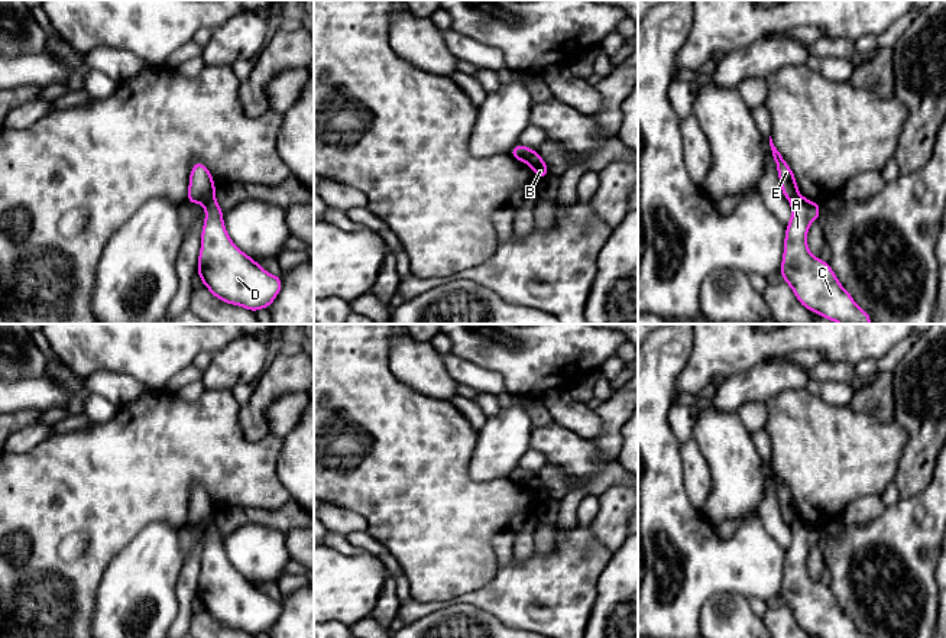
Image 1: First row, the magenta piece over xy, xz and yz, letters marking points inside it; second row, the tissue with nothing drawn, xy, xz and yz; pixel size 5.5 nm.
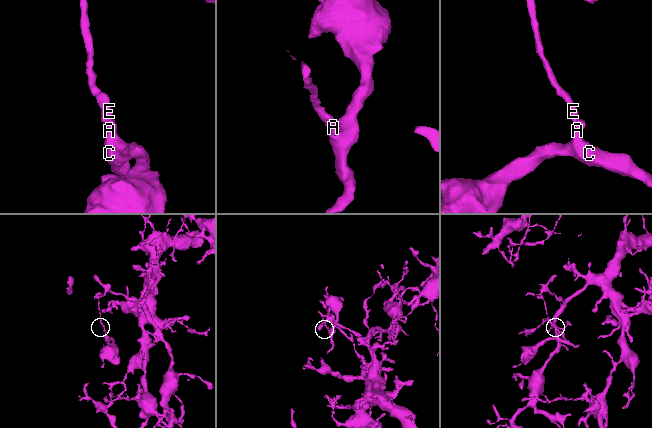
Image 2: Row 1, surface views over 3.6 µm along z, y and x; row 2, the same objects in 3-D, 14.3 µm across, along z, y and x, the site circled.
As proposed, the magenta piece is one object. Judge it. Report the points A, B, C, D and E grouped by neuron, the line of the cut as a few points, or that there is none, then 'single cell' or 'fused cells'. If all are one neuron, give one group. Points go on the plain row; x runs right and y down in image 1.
A B C D / E | xz (535, 476), (524, 485) | fused cells

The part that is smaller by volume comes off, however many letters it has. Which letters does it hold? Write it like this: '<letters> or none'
A, B, C, D

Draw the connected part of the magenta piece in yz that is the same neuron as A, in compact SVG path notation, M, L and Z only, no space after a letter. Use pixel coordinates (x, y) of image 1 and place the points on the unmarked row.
M797 518L791 525L791 544L785 553L784 579L780 599L798 626L809 635L819 638L868 638L859 632L852 619L839 608L829 586L814 582L807 573L807 554L811 545L820 544L820 527L809 525Z

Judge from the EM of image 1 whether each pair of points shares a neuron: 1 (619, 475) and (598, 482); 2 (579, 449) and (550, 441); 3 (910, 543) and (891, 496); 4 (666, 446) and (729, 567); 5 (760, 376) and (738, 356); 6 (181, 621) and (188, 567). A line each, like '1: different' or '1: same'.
1: same
2: same
3: different
4: same
5: different
6: same

